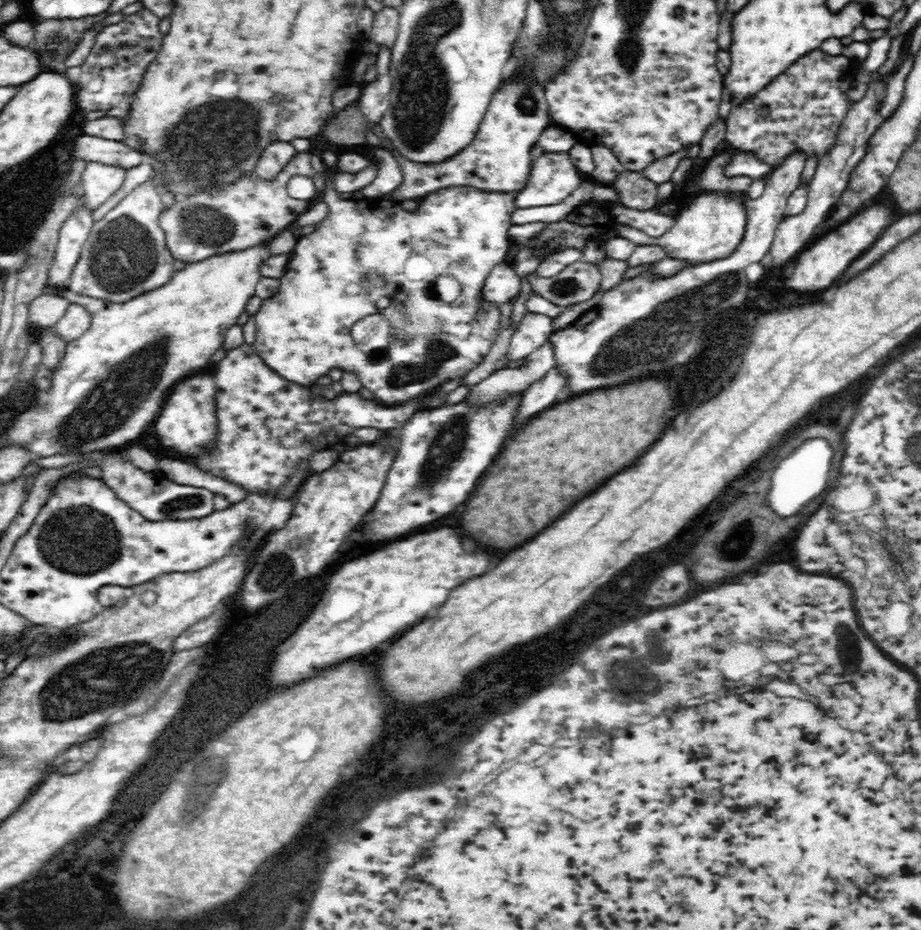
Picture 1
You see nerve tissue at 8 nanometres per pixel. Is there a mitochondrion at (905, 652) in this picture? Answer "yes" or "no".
no

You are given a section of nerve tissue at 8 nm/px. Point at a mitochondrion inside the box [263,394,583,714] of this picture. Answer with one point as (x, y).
(449, 444)

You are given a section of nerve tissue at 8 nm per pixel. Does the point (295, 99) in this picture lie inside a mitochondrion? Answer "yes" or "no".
no

